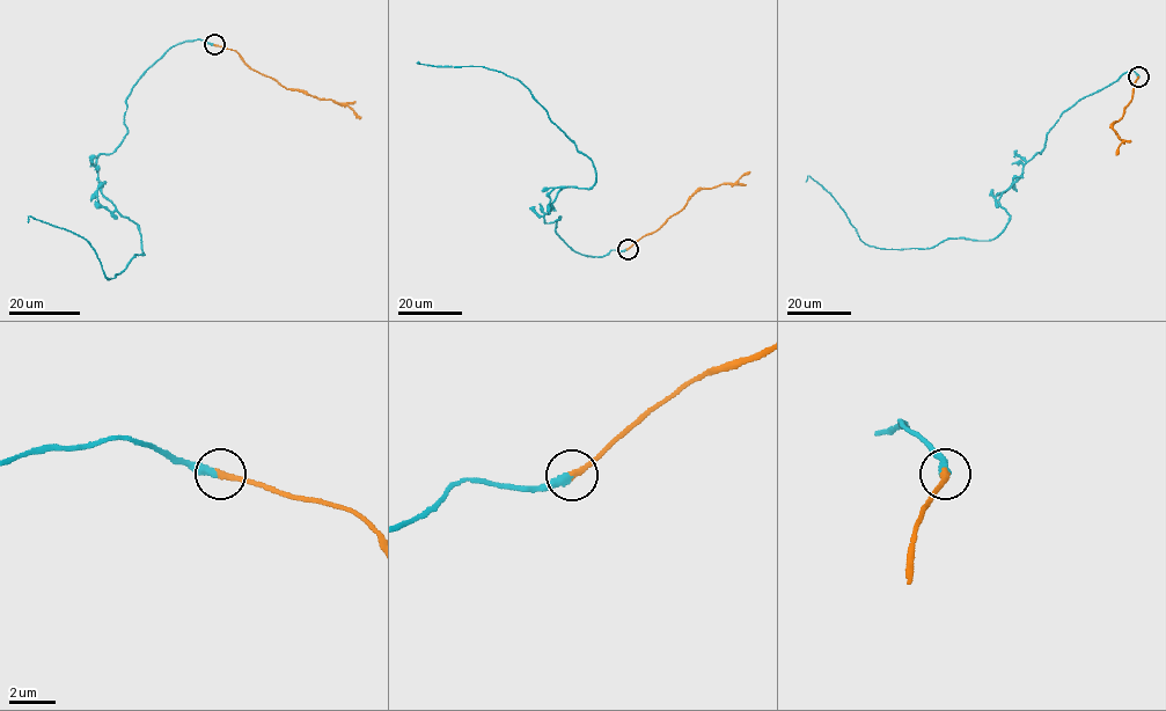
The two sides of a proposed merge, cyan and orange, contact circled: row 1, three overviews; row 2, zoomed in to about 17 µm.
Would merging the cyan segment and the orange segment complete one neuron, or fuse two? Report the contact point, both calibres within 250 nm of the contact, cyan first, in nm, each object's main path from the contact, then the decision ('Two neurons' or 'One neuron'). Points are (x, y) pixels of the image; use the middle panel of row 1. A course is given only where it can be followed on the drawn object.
Place: (628, 249). Thickness 320 nm (cyan) against 300 nm. Course of cyan: (628, 249), (585, 256), (560, 217), (544, 222), (595, 170), (526, 86), (418, 61). Course of orange: (628, 249), (660, 227), (698, 190), (734, 183), (749, 171). One neuron

